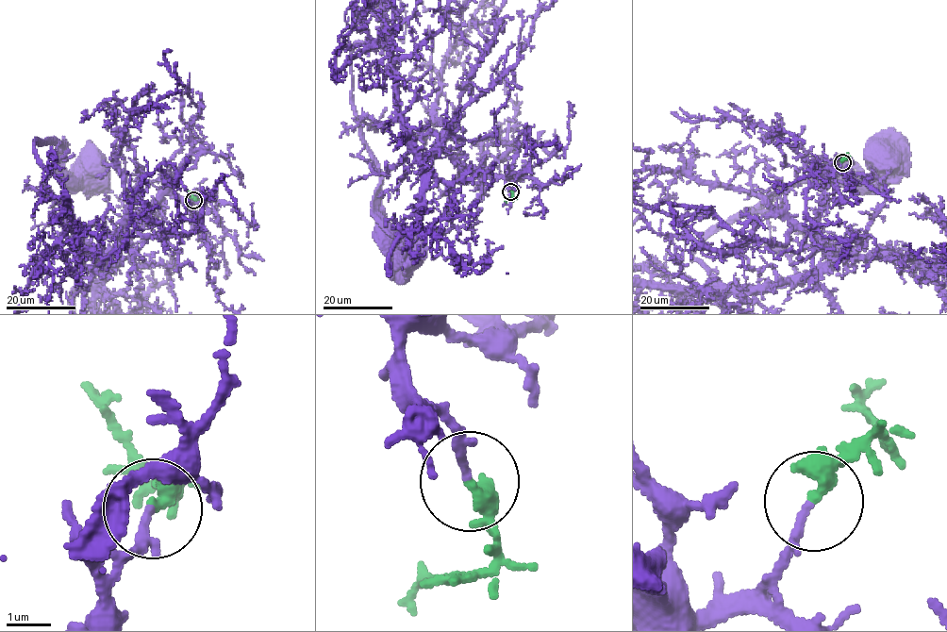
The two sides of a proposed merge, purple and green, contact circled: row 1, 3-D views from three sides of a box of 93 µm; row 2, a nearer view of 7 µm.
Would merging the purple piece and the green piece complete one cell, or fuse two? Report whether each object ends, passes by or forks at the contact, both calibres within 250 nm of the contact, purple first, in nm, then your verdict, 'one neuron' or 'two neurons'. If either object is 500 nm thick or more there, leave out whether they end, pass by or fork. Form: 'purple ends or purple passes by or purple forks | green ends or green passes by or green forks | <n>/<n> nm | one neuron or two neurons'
purple ends | green ends | 170/360 nm | one neuron

